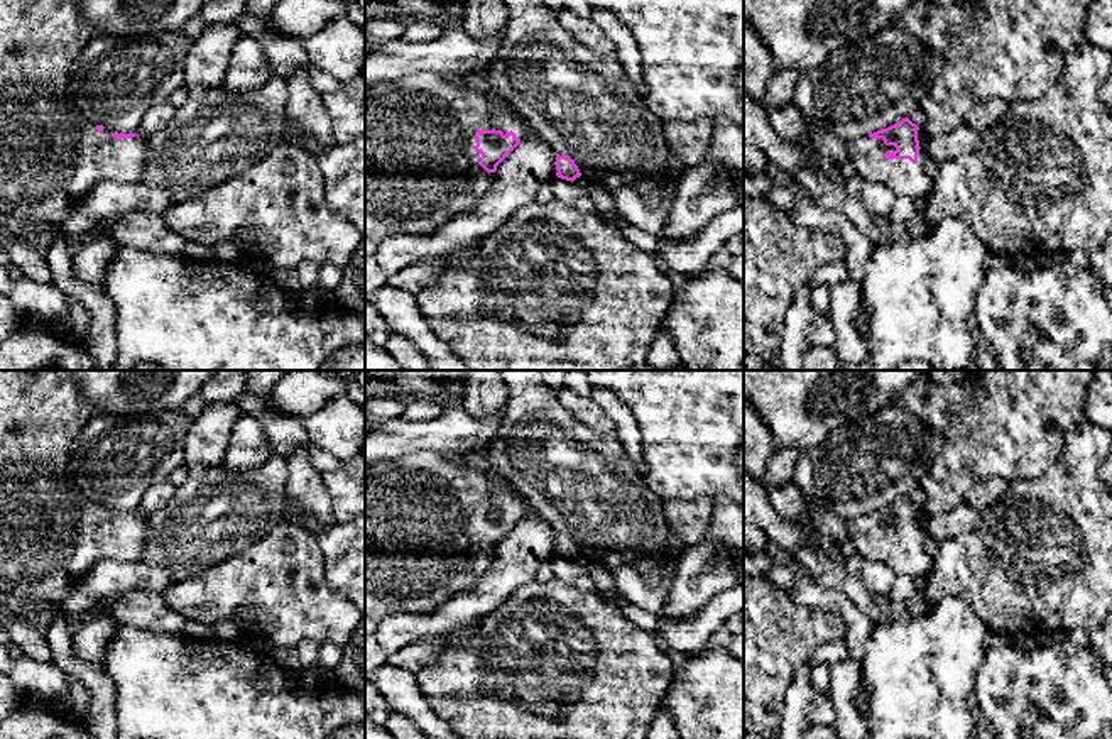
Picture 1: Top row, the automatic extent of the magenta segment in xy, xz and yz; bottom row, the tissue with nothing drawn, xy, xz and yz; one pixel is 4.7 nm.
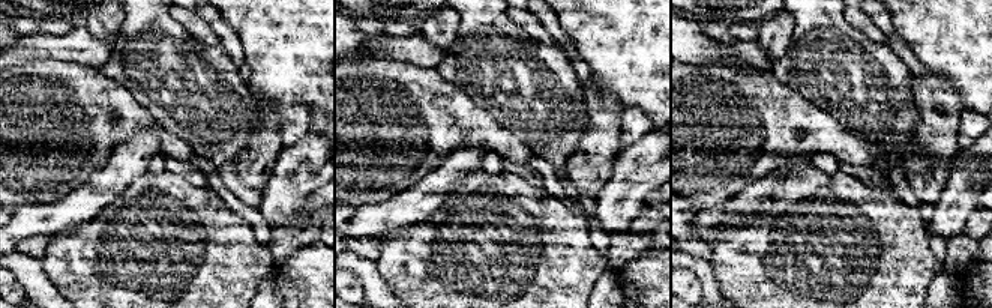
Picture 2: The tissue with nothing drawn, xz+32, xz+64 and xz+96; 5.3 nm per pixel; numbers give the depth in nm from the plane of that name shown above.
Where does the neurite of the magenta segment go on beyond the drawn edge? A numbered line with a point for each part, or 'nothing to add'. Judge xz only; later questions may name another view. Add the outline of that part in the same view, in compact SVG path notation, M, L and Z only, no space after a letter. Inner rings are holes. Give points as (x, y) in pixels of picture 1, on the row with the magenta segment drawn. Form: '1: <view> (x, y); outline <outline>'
1: xz (421, 169); outline M414 73L370 85L365 90L365 237L380 244L397 233L429 235L468 213L495 181L495 172L487 172L478 164L478 130L502 130L504 135L512 130L517 139L524 139L531 127L507 101L495 101L444 74Z

